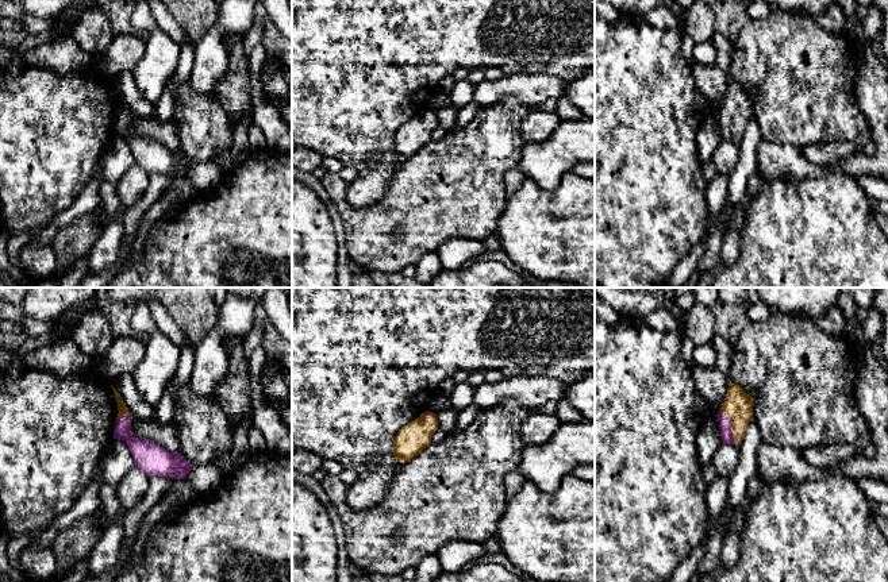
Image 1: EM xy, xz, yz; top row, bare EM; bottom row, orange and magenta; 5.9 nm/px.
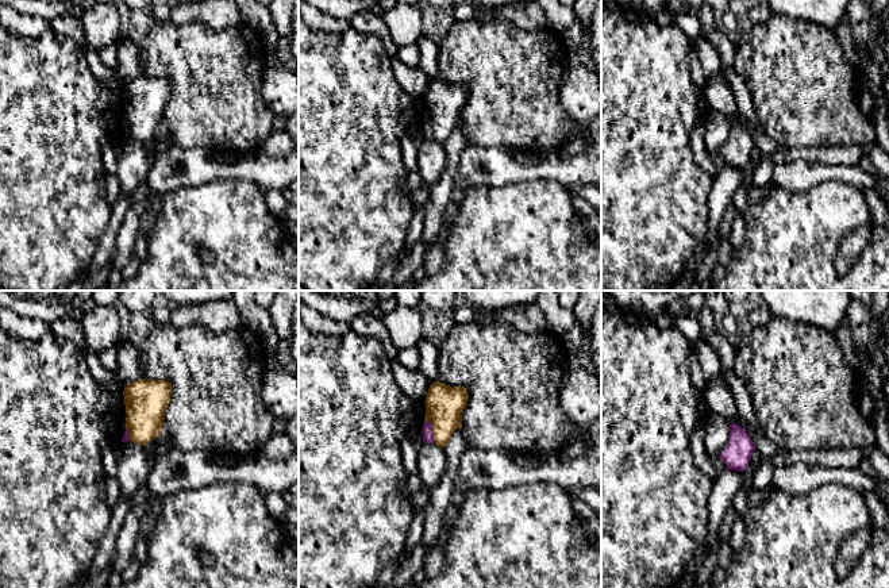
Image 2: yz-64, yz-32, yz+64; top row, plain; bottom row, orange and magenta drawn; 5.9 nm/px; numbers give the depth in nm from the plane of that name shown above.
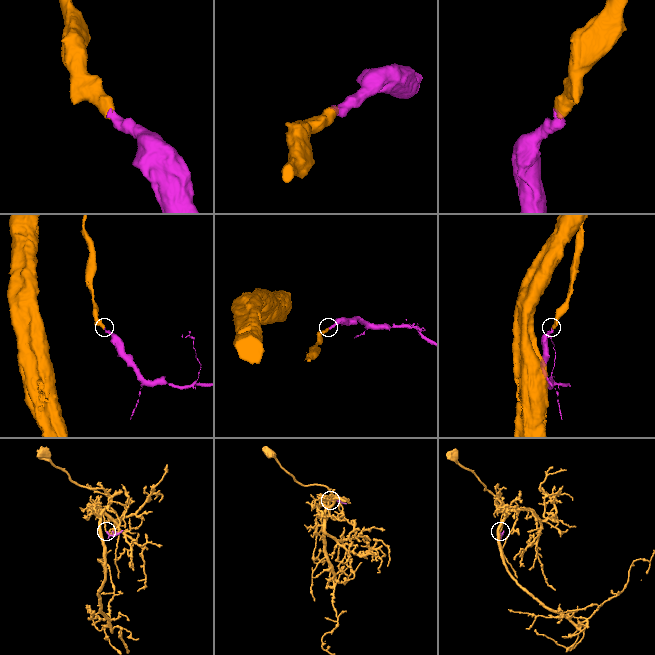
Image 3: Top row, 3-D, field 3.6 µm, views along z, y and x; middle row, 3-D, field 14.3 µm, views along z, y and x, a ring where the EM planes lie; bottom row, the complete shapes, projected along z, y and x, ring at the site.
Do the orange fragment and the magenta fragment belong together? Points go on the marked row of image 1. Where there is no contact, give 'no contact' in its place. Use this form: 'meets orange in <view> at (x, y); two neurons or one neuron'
meets orange in yz at (731, 427); one neuron

